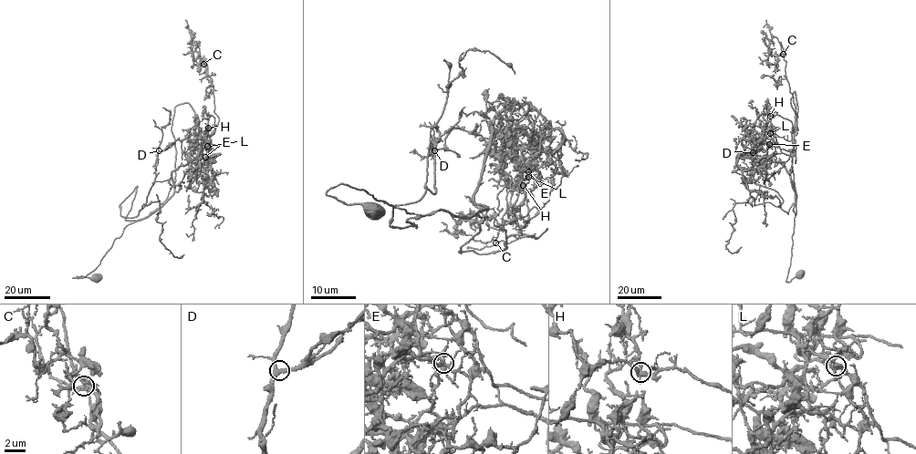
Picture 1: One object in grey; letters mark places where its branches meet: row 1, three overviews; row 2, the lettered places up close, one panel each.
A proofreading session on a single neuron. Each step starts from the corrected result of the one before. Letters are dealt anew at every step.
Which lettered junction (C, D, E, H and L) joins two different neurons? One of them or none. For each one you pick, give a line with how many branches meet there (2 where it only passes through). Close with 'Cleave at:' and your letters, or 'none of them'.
E: 4
Cleave at: E

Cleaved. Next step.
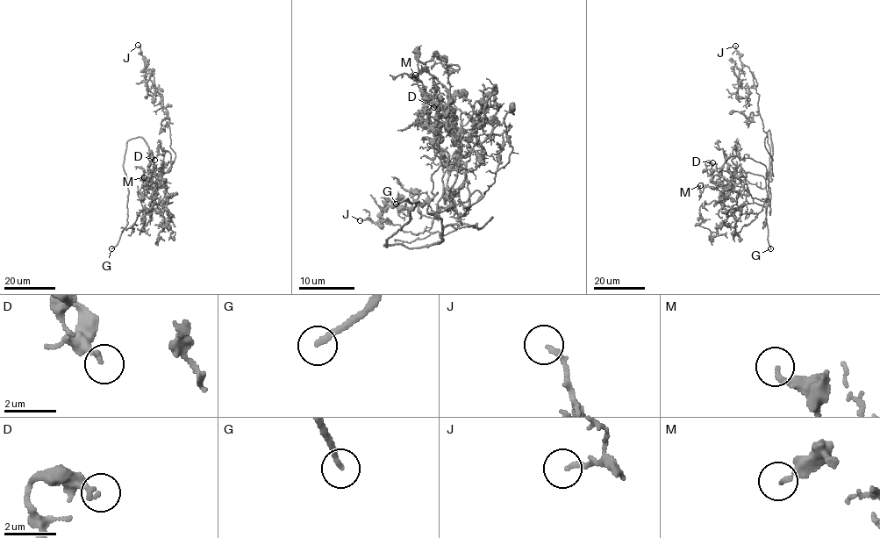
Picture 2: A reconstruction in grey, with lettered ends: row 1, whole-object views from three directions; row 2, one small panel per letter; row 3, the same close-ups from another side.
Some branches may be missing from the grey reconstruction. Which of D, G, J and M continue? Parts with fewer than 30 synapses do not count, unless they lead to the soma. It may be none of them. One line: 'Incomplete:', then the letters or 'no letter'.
Incomplete: G

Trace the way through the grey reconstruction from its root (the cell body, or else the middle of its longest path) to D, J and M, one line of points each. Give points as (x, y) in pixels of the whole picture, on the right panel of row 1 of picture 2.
D: (769, 170), (765, 186), (761, 188), (744, 177), (733, 181), (709, 175), (705, 161), (712, 162)
J: (769, 170), (773, 175), (759, 94), (735, 46)
M: (769, 170), (745, 177), (739, 165), (733, 175), (741, 182), (726, 197), (700, 185)

